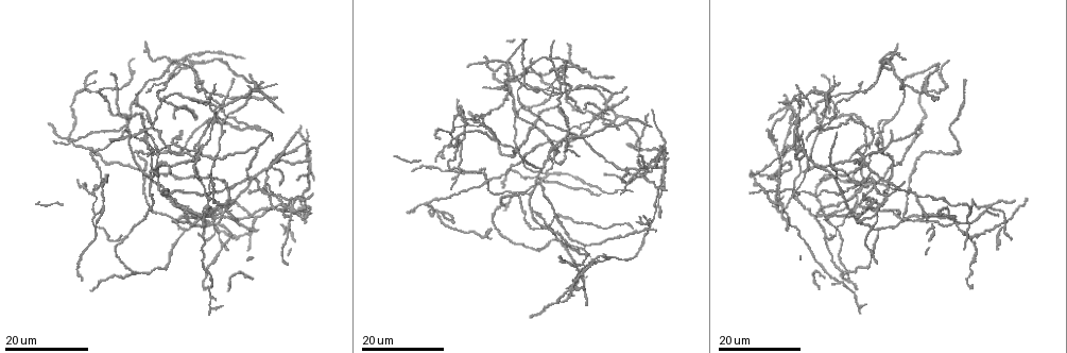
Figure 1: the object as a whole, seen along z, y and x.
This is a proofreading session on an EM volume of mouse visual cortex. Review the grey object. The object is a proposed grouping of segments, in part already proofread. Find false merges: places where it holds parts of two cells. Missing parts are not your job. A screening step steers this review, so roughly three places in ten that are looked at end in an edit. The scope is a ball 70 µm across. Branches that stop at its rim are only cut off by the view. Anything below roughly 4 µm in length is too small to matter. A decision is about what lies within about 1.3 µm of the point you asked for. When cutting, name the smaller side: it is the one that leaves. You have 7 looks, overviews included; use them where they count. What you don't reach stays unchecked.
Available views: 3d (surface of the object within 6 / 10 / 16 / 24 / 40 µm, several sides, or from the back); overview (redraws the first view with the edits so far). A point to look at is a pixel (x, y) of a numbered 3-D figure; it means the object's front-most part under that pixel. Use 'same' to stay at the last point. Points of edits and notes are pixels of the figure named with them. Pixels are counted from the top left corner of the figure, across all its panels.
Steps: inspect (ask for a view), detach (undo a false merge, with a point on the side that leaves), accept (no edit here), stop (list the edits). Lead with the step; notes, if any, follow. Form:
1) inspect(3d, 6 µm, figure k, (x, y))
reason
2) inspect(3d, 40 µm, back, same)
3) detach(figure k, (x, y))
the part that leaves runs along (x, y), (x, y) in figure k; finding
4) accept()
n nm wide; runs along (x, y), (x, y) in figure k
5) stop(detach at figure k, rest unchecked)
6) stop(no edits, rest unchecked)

inspect(3d, 16 µm, figure 1, (493, 137))
three arms meet

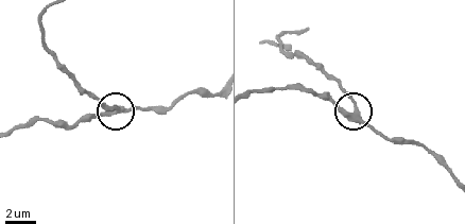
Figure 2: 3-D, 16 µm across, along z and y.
inspect(3d, 6 µm, figure 2, (347, 116))
closer look

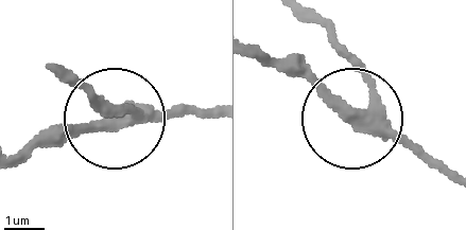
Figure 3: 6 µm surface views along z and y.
inspect(3d, 6 µm, back, figure 3, (352, 120))

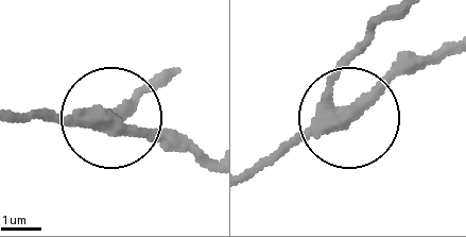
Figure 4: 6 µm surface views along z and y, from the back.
accept()
side arm 15 µm; runs along (385, 19), (338, 80), (338, 111), (355, 111), (412, 53) in figure 4; continuous, no second cell

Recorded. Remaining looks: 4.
inspect(3d, 24 µm, figure 1, (828, 236))
arms run side by side

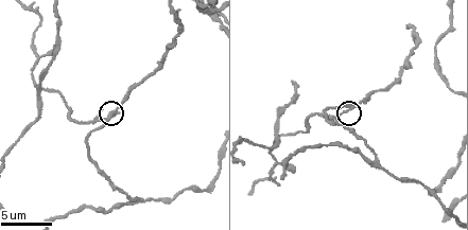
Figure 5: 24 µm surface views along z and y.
inspect(3d, 6 µm, figure 5, (110, 115))

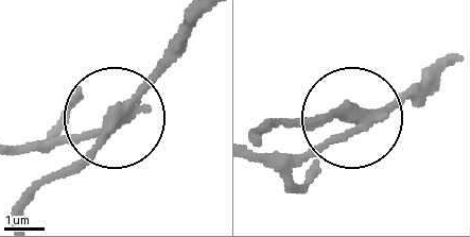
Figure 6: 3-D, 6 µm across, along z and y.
inspect(3d, 6 µm, back, figure 6, (109, 128))
from behind

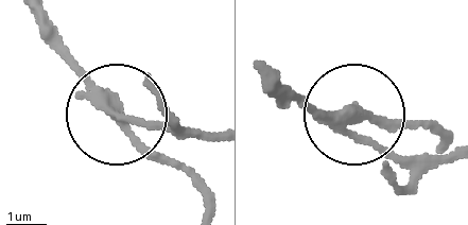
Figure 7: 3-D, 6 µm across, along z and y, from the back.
detach(figure 7, (142, 123))
side arm 125 µm; 4 arms; two cells meet here

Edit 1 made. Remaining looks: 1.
stop(detach at figure 7, rest unchecked)

